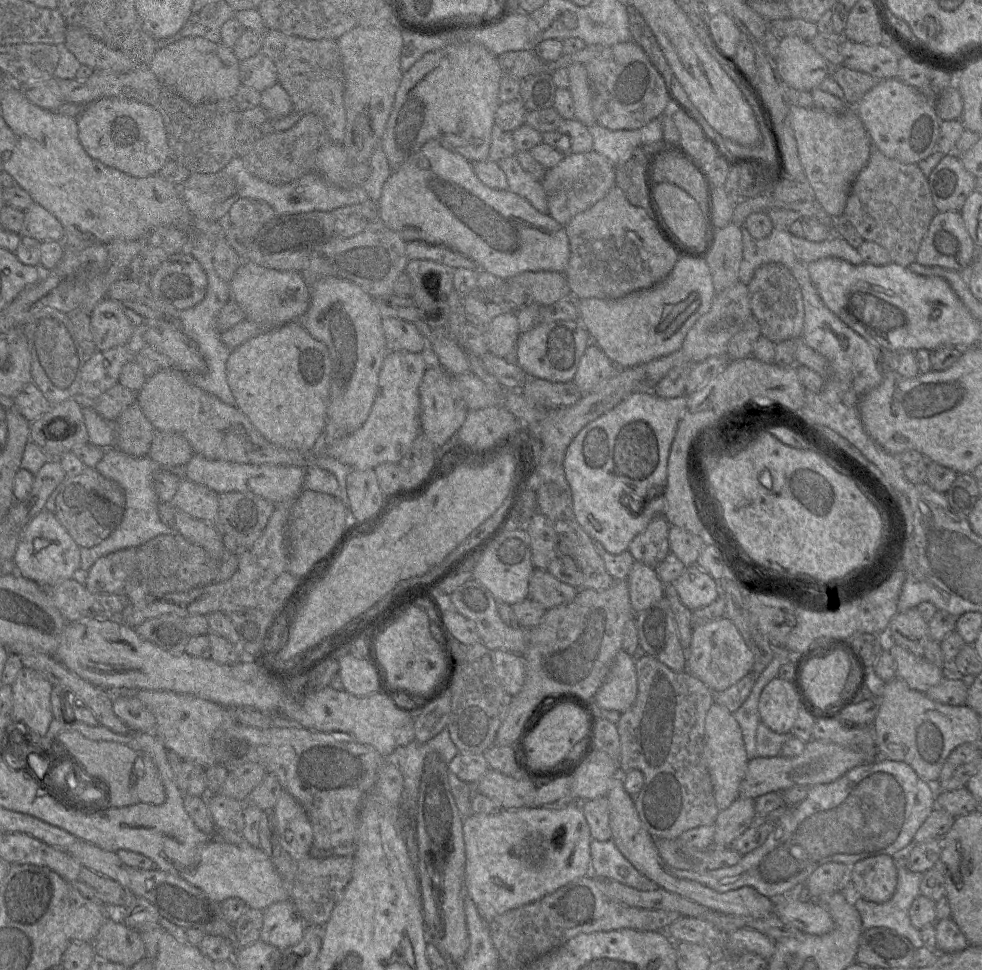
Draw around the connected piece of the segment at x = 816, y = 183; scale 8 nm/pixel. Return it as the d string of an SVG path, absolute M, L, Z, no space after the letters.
M790 104L791 126L797 144L801 165L813 190L814 198L832 217L843 215L851 186L870 158L871 140L853 106L847 106L843 114L829 114L815 107Z

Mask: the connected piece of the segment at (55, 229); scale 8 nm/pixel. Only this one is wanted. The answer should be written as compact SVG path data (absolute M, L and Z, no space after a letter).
M33 203L24 211L23 234L37 240L54 240L63 243L64 228L58 219L48 210Z

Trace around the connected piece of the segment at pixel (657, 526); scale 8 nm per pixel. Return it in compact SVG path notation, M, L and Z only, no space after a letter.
M663 515L655 517L631 541L629 553L636 562L656 568L670 553L669 530L670 524Z

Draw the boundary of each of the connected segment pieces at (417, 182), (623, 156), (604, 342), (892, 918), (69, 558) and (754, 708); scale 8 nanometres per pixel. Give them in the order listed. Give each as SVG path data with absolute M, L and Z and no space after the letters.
M437 140L426 142L400 167L391 171L377 203L382 222L407 243L420 240L448 247L472 259L479 270L501 279L509 279L523 272L564 273L567 268L570 246L565 226L549 214L537 211L516 193L483 184L475 174L472 163L460 154L446 149Z
M655 118L646 125L634 130L609 130L599 124L587 128L593 138L593 150L605 156L614 166L625 163L635 148L663 139L661 118Z
M679 255L669 275L647 290L617 300L577 299L581 324L620 369L644 364L678 350L692 326L709 311L715 289L705 258Z
M907 846L892 856L897 867L898 879L895 892L891 899L884 903L874 903L861 897L854 897L853 905L859 912L861 923L864 929L870 929L874 927L885 927L892 929L899 935L907 938L915 949L920 949L924 946L921 939L921 933L920 930L912 925L909 917L909 910L914 899L920 895L920 883L923 878L923 873L912 872L907 868L909 848L910 846Z
M43 509L29 522L19 539L13 559L16 573L38 585L55 585L75 578L80 571L80 550L54 512Z
M757 678L746 701L738 710L732 713L741 728L745 750L749 760L757 757L756 732L761 722L758 703L763 689L761 688L761 679Z

